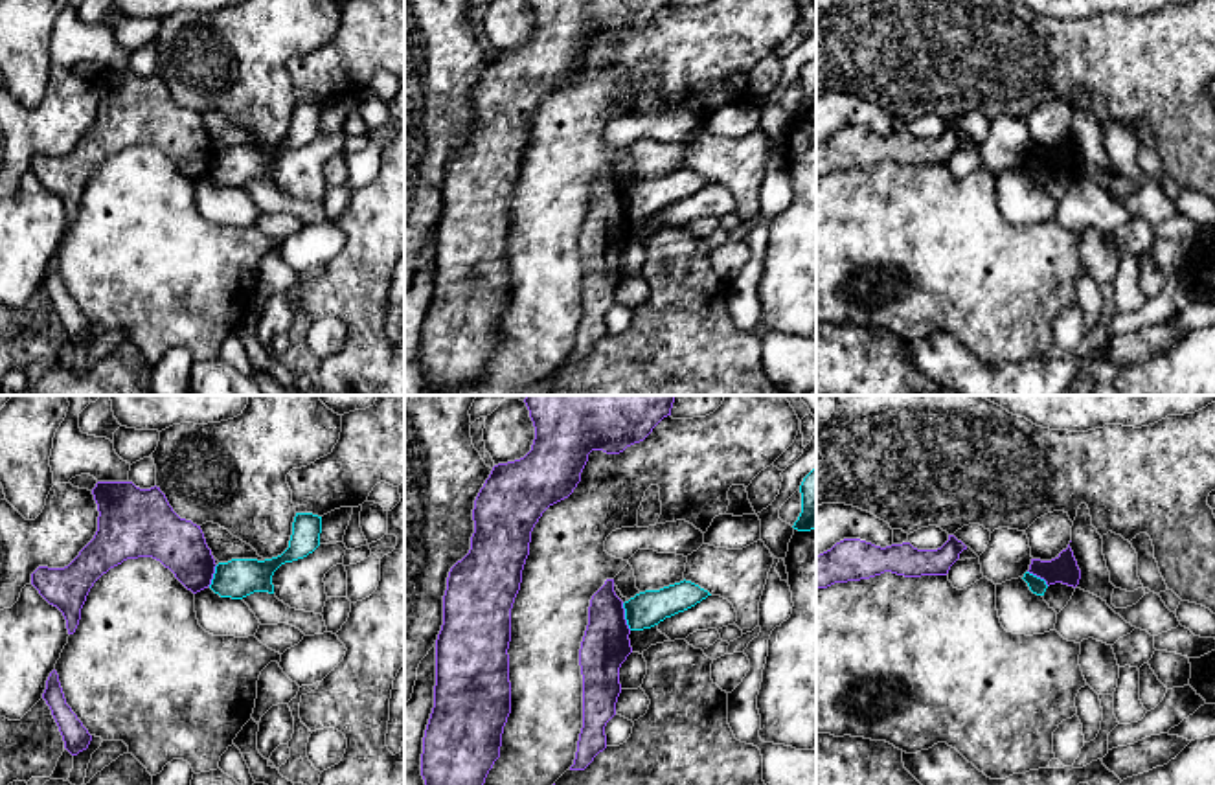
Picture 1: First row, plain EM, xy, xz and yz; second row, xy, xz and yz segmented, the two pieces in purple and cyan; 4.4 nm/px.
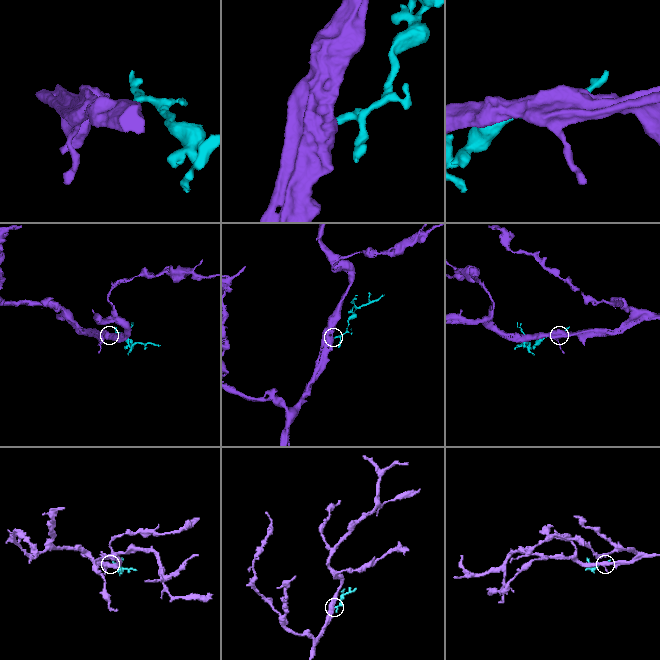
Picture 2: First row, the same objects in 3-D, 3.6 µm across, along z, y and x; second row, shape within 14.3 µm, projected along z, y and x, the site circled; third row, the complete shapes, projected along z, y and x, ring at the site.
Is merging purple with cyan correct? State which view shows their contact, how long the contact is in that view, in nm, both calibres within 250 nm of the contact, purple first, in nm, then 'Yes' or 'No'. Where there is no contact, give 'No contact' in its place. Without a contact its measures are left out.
Touches purple in xz. Shared border 130 nm. Thickness 220 nm (purple) against 160 nm. No

